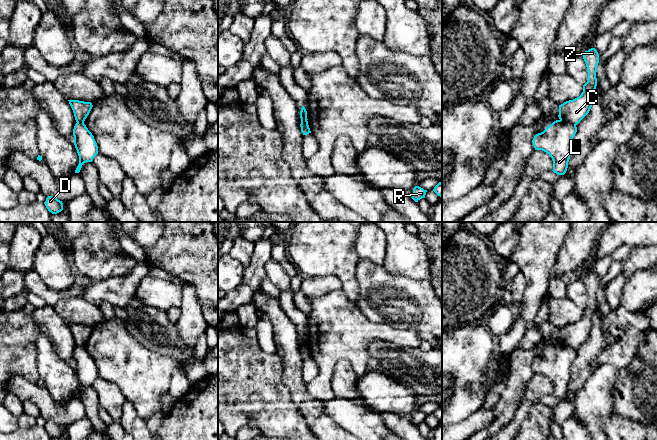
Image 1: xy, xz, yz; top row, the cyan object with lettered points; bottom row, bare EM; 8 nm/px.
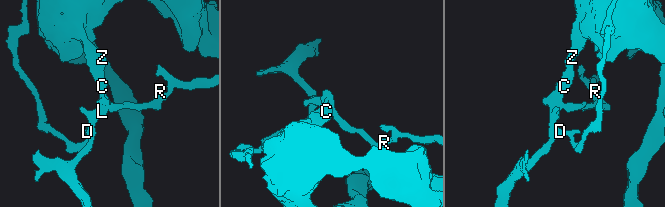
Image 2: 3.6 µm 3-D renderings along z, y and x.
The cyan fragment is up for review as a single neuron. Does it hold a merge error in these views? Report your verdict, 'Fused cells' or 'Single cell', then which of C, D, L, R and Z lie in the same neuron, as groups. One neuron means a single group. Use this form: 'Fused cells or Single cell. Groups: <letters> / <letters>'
Fused cells. Groups: C Z / D L R

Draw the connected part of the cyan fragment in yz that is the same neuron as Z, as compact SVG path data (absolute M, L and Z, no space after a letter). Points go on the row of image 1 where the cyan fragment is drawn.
M595 48L585 51L583 59L586 63L588 81L583 85L581 95L559 105L559 119L577 125L590 111L593 104L593 92L597 86L597 66L599 55Z

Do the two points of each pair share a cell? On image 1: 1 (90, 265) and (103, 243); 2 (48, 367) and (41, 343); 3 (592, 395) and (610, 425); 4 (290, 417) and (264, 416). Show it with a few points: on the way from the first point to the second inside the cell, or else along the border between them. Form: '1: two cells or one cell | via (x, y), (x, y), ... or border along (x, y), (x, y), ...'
1: one cell | via (95, 260), (98, 257), (98, 248)
2: one cell | via (48, 361), (45, 349)
3: two cells | border along (614, 410), (599, 419), (599, 426), (602, 429)
4: one cell | via (284, 417), (270, 416)

